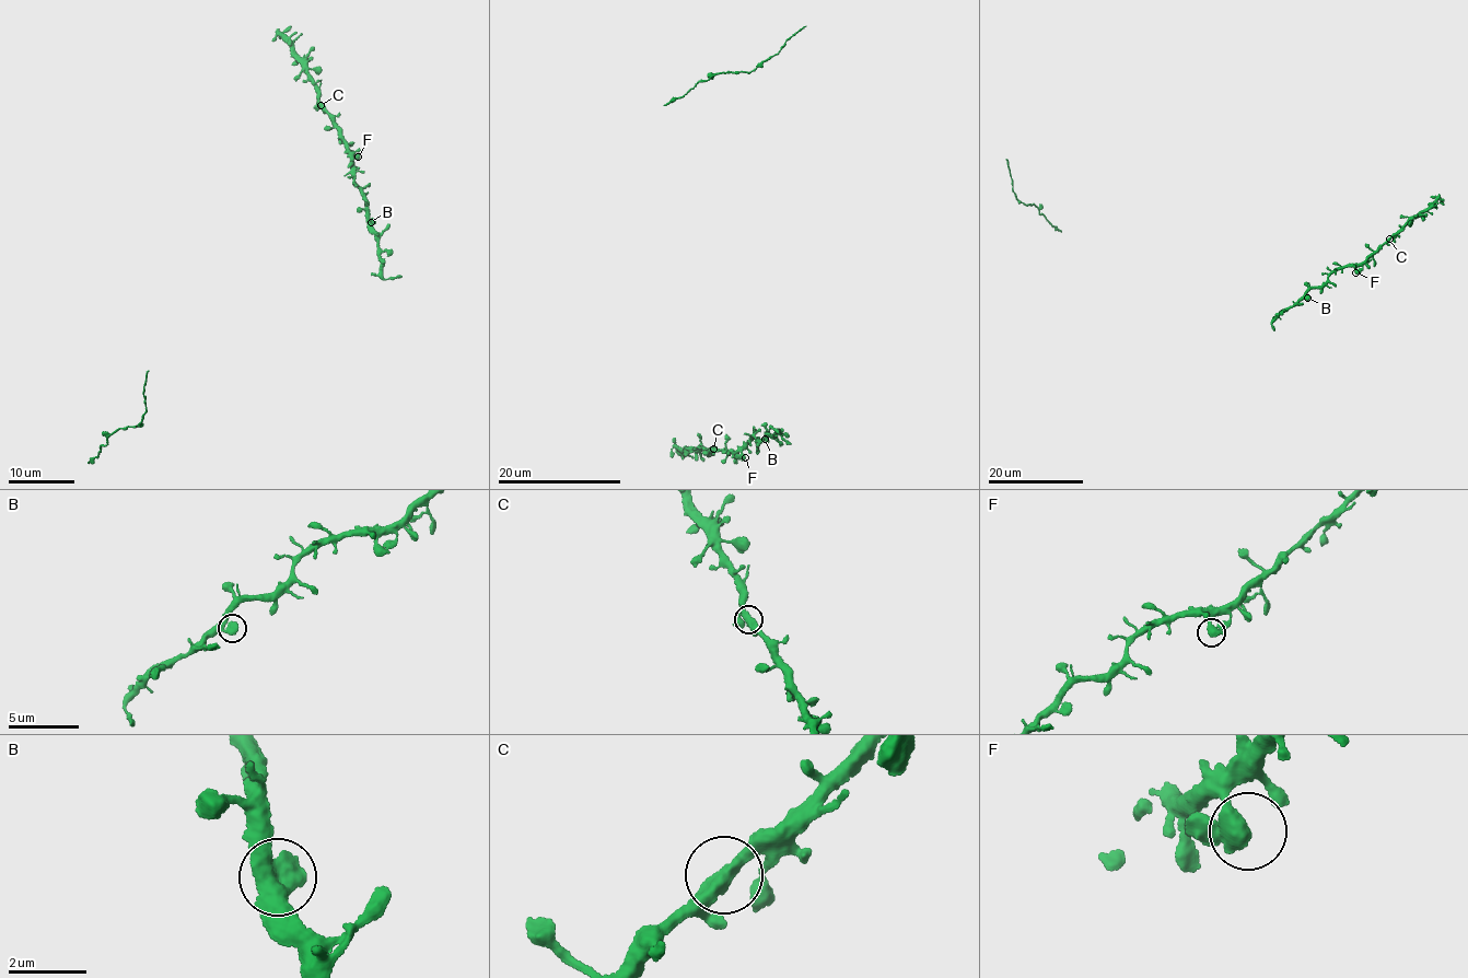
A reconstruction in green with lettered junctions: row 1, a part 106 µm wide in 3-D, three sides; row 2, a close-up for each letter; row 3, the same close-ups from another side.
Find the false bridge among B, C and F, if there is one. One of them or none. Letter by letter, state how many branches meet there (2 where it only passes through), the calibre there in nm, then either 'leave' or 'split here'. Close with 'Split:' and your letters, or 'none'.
B: 2 branches meet; 440 nm thick; leave
C: 2 branches meet; 400 nm thick; leave
F: 2 branches meet; 400 nm thick; leave
Split: none

